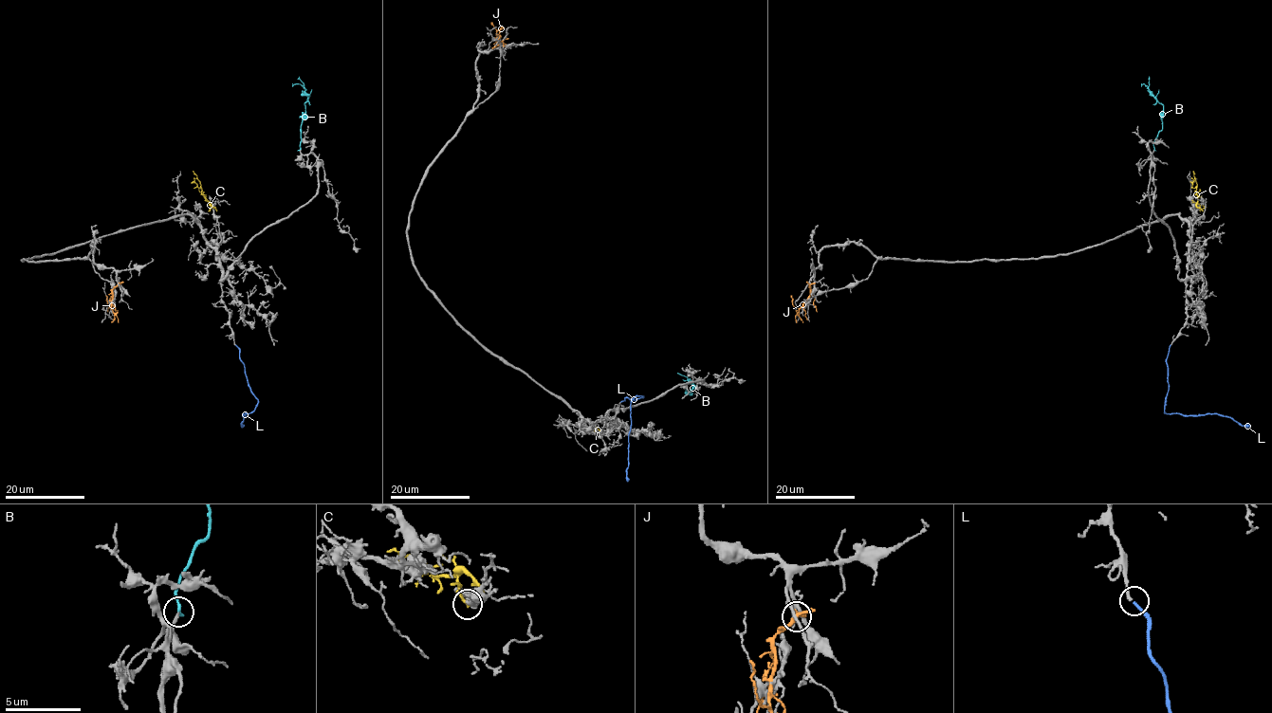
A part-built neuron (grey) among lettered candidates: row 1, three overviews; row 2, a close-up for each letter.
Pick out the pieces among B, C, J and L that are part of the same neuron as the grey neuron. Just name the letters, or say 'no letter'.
B, L

